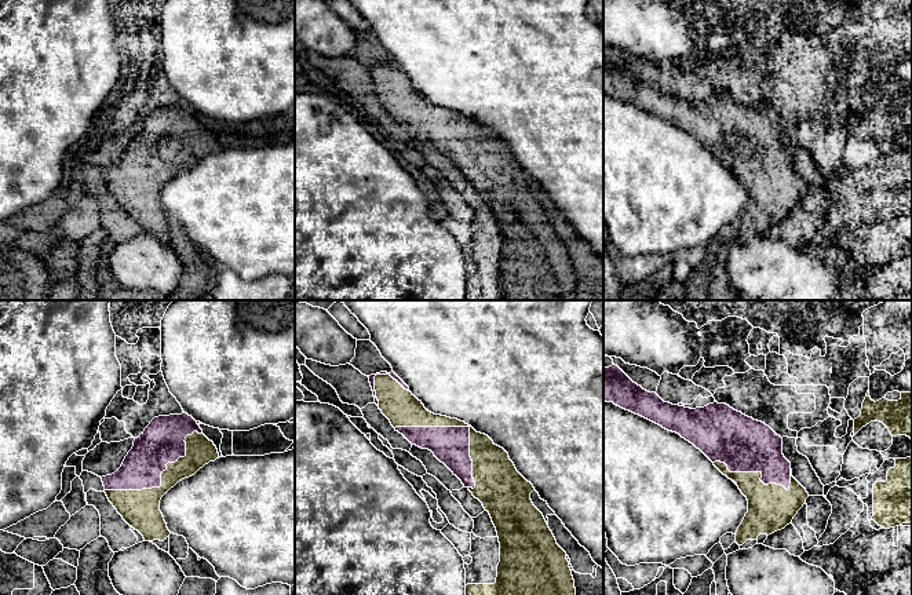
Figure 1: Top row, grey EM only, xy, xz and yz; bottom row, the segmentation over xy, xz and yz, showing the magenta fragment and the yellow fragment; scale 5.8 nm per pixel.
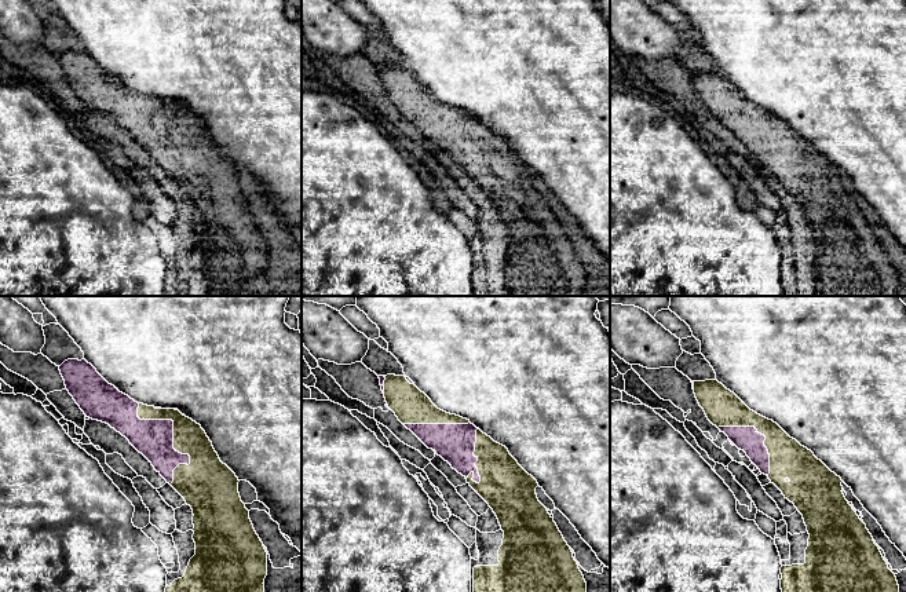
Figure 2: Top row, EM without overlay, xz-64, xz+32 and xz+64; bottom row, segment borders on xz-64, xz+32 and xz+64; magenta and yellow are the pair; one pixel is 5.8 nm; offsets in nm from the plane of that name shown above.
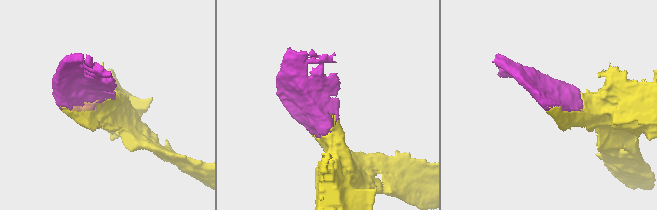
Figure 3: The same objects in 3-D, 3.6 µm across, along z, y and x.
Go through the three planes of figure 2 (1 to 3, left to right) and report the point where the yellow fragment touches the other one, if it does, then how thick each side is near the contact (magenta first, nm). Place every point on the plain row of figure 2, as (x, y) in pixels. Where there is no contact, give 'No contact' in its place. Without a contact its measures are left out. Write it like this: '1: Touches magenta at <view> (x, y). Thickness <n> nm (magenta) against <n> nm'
1: Touches magenta at xz-64 (172, 128). Thickness 220 nm (magenta) against 190 nm
2: Touches magenta at xz+32 (474, 148). Thickness 220 nm (magenta) against 300 nm
3: Touches magenta at xz+64 (757, 124). Thickness 140 nm (magenta) against 220 nm

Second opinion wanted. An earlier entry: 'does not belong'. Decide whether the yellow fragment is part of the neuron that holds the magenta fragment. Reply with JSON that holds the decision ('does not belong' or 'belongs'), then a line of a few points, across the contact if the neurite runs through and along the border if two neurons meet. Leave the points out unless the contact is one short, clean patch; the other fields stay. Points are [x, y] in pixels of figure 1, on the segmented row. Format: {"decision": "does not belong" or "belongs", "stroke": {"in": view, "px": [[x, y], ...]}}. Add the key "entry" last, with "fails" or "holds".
{"decision": "belongs", "entry": "fails"}

